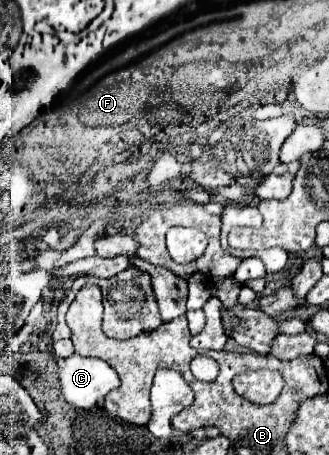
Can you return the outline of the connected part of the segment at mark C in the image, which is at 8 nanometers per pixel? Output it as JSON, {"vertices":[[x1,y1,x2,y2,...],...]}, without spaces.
{"vertices":[[71,354,59,368,59,384,67,404,89,410,97,406,109,392,119,388,119,376,107,362,99,358]]}

